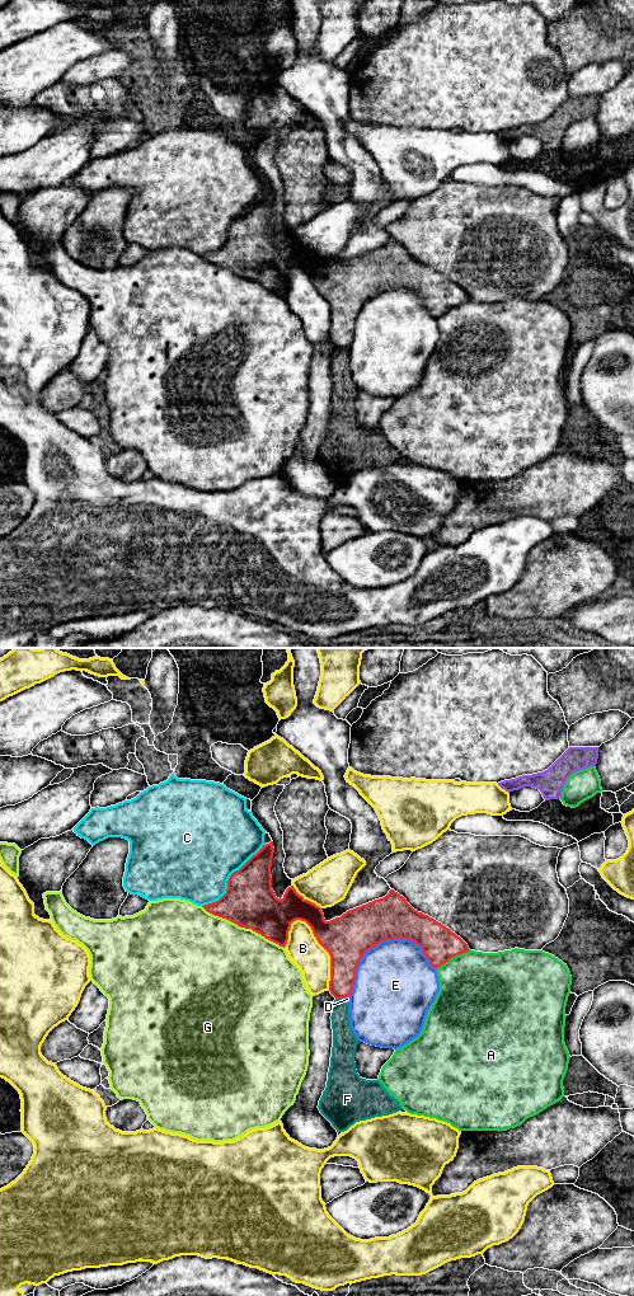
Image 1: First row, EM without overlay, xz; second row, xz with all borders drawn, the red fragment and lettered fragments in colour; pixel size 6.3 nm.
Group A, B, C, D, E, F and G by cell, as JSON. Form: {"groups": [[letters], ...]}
{"groups": [["A"], ["B"], ["C"], ["D", "F"], ["E"], ["G"]]}

